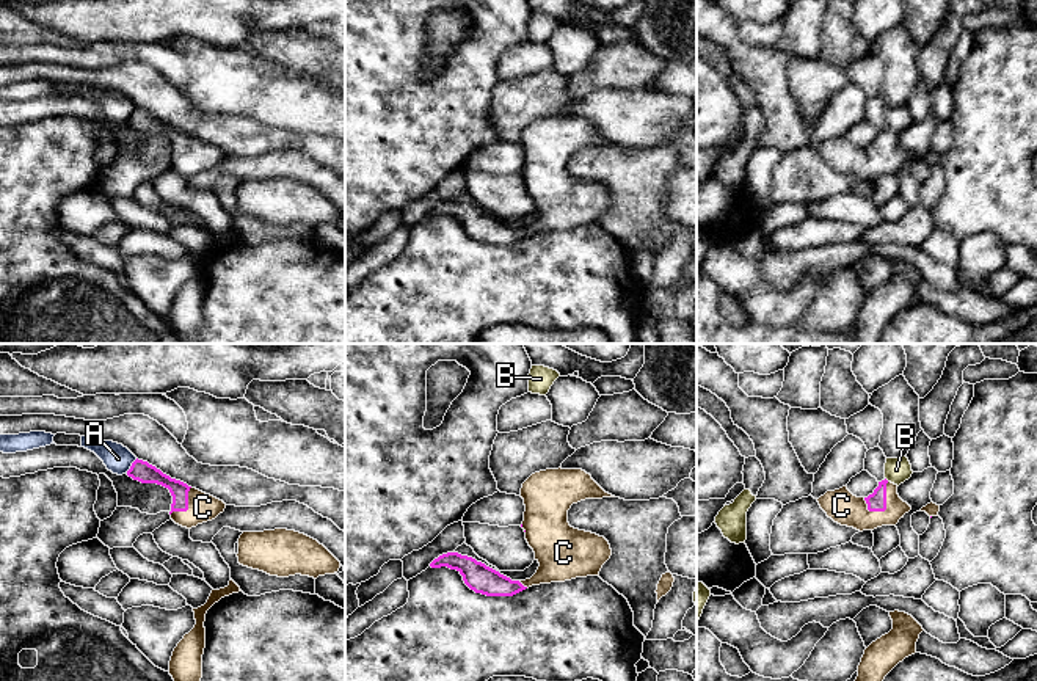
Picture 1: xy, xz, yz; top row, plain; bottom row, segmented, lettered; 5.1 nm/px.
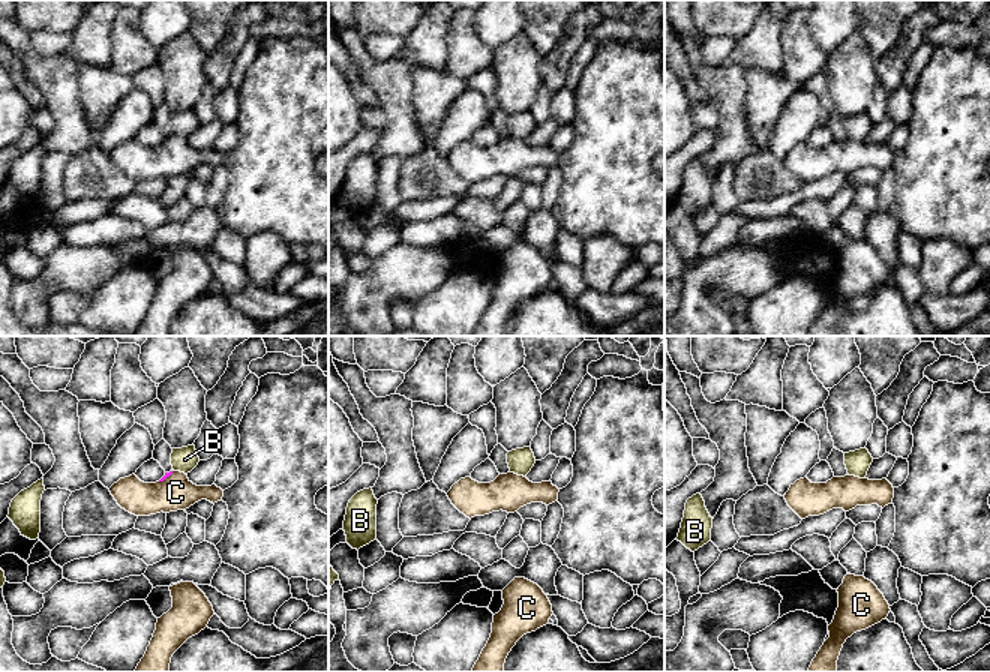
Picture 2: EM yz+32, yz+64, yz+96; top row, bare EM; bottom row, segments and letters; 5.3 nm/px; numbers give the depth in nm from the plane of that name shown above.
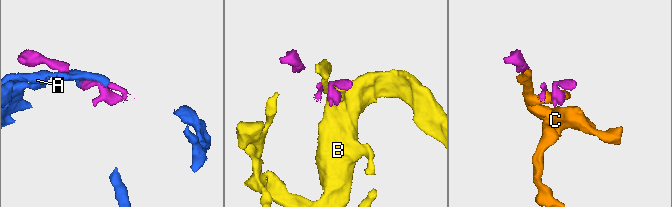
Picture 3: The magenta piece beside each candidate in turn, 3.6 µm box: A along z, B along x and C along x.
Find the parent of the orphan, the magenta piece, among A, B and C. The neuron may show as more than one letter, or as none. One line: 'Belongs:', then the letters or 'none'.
Belongs: C

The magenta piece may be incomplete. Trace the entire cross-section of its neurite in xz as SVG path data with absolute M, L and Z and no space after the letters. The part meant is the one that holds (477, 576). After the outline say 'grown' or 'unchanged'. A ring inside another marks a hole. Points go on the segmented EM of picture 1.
M559 468L532 474L522 483L521 497L524 499L526 505L521 527L526 532L529 546L535 552L535 560L540 563L537 573L530 579L511 581L485 563L458 552L447 552L439 555L430 563L430 566L447 566L450 570L457 570L471 590L486 596L513 596L532 585L599 576L602 565L612 555L610 544L604 537L571 527L568 523L568 510L573 504L585 499L602 499L615 496L606 493L585 471Z; grown

